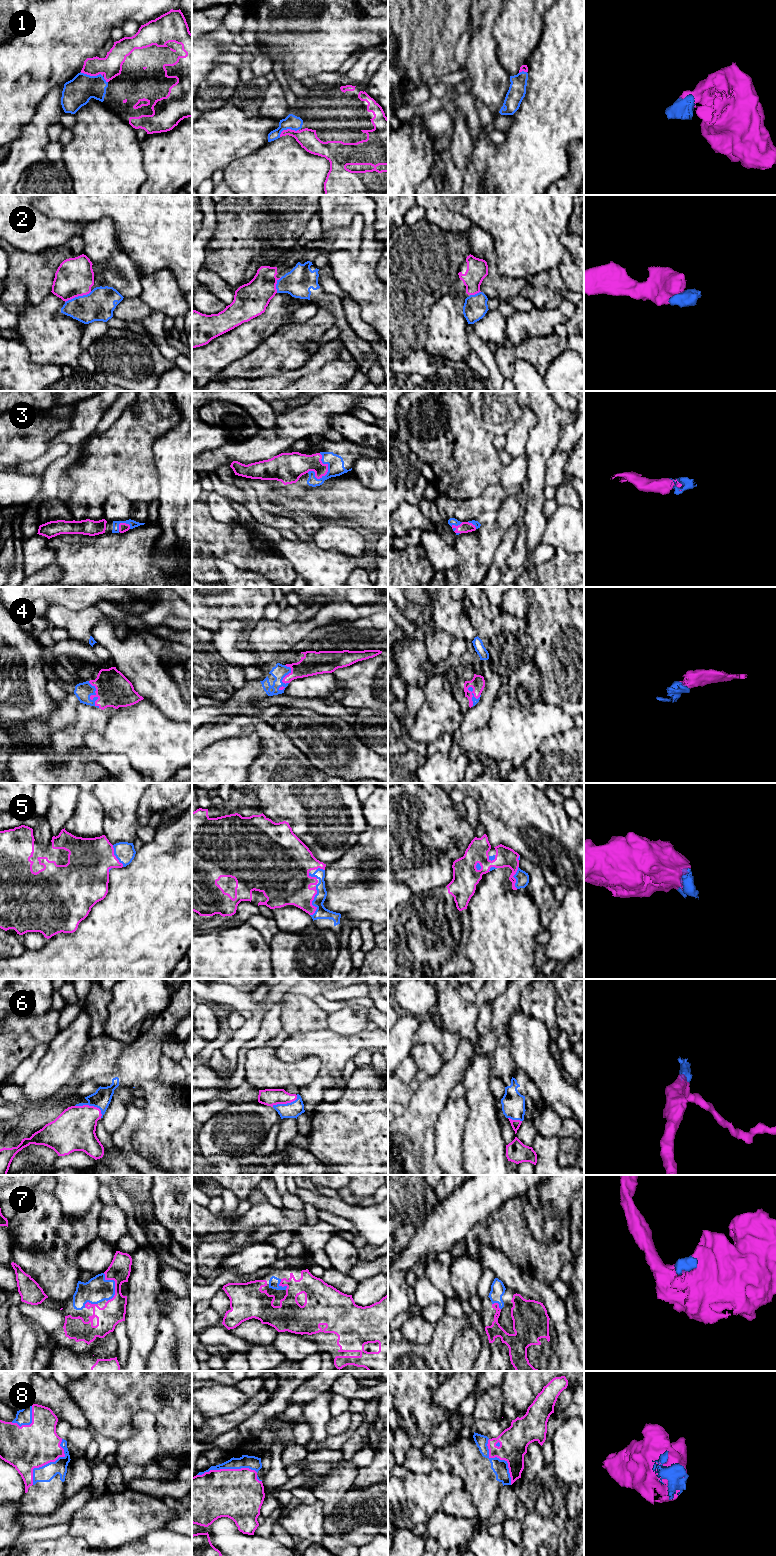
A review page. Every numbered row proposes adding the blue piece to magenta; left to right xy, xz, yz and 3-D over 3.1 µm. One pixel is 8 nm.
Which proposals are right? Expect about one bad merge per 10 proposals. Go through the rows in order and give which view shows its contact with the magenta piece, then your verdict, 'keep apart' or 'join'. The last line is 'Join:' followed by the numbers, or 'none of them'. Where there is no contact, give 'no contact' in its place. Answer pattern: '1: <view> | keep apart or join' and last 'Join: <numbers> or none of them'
1: xy | join
2: xy | join
3: xz | join
4: xy | join
5: xz | join
6: xy | join
7: xy | join
8: xy | join
Join: 1, 2, 3, 4, 5, 6, 7, 8

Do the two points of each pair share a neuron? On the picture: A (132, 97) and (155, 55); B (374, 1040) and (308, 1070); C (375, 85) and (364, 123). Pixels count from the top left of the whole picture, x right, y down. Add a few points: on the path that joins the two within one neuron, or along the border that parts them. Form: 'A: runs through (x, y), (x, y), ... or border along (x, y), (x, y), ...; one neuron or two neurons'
A: runs through (142, 87), (149, 79), (149, 65); one neuron
B: border along (315, 1055), (320, 1060), (320, 1070), (307, 1085); two neurons
C: border along (362, 88), (377, 103); two neurons

